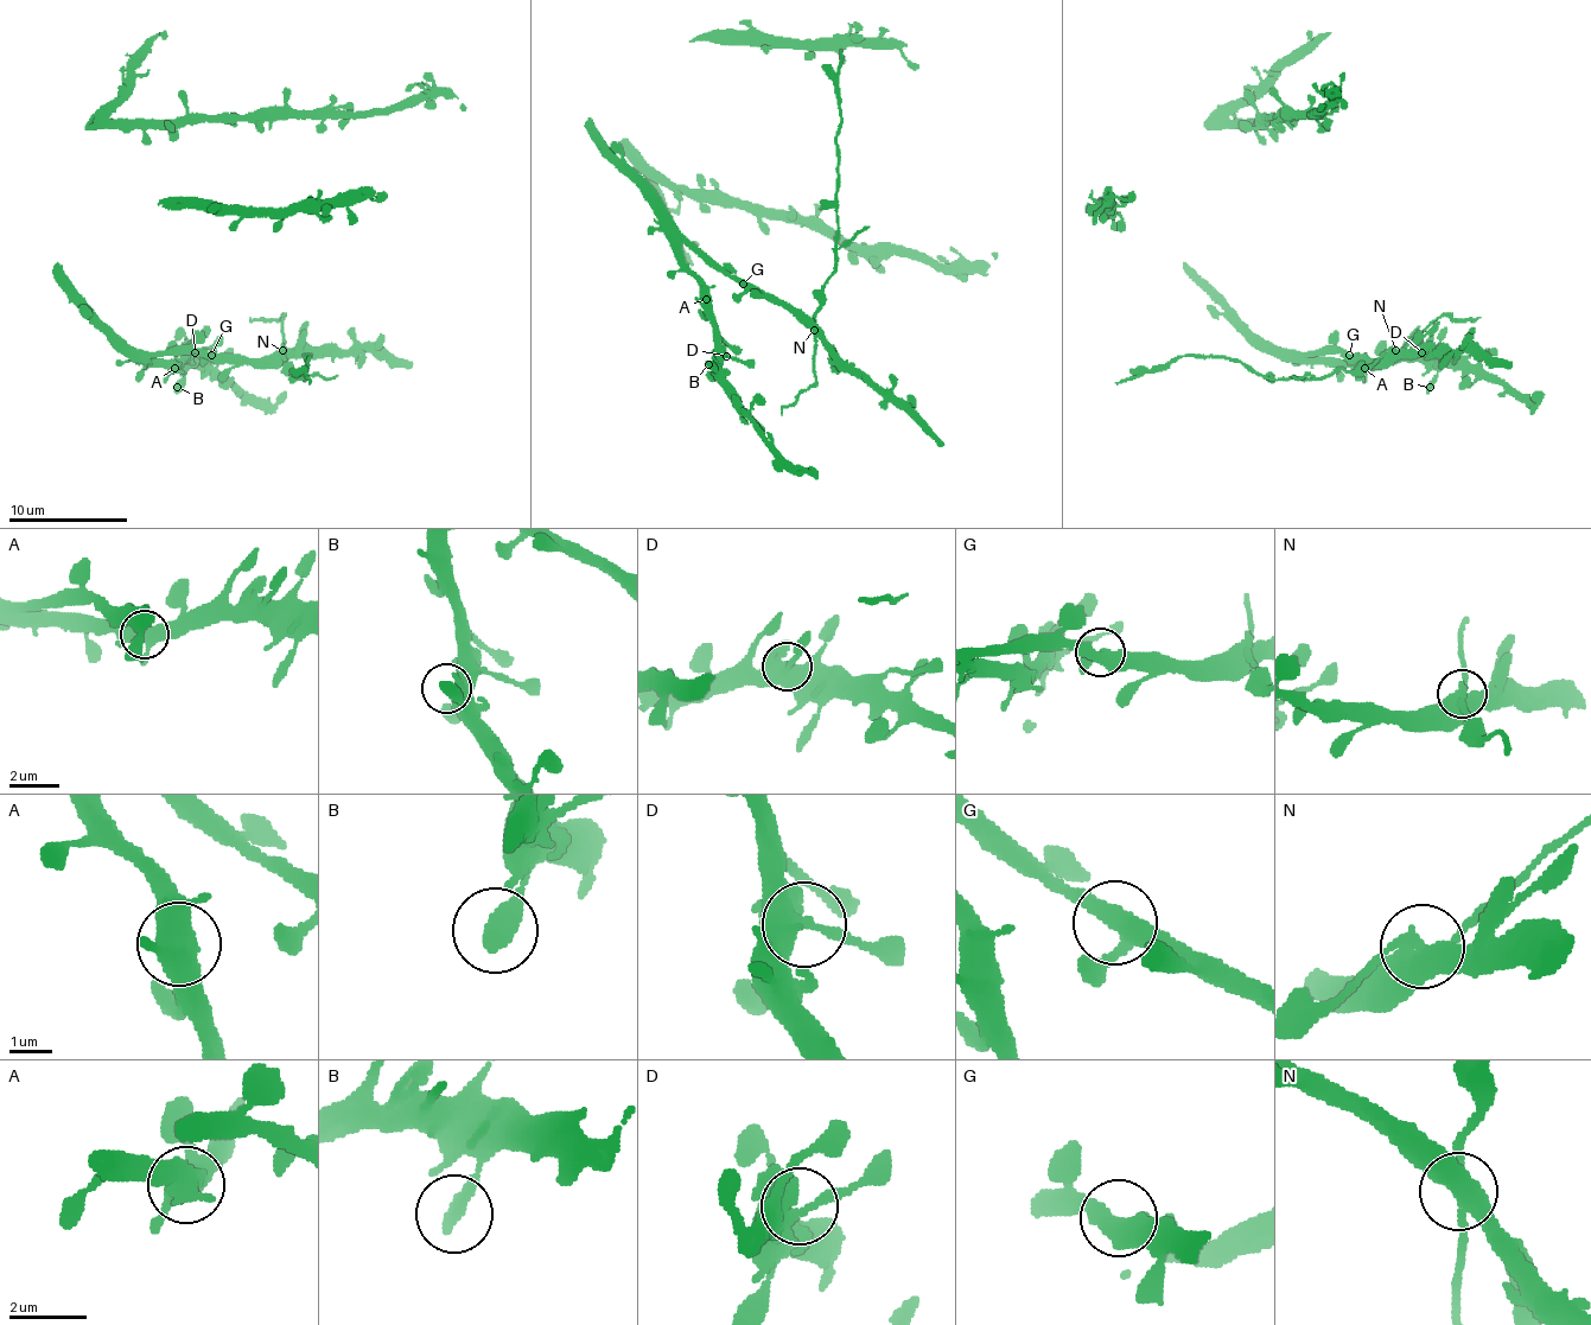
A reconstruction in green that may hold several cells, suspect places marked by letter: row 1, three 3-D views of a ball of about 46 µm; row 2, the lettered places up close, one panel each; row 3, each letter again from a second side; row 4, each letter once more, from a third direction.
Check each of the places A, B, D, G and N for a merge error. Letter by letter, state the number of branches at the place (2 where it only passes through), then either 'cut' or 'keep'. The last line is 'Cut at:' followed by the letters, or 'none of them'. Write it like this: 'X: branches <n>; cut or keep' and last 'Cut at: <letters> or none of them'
A: branches 4; keep
B: branches 1; keep
D: branches 4; keep
G: branches 3; keep
N: branches 4; cut
Cut at: N

